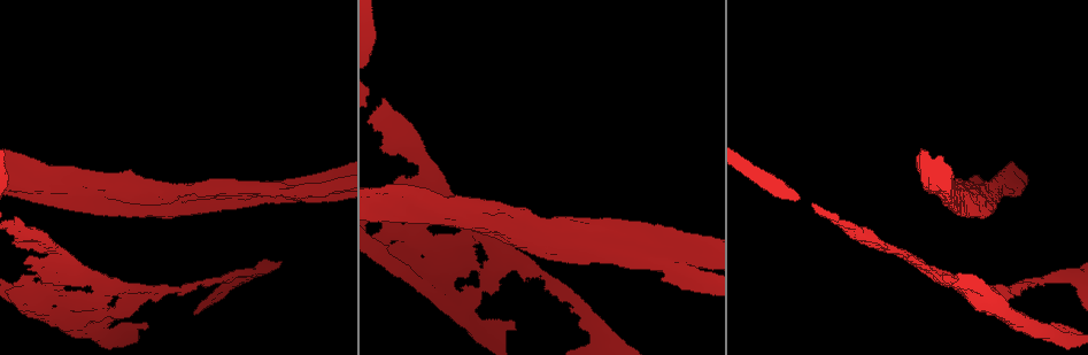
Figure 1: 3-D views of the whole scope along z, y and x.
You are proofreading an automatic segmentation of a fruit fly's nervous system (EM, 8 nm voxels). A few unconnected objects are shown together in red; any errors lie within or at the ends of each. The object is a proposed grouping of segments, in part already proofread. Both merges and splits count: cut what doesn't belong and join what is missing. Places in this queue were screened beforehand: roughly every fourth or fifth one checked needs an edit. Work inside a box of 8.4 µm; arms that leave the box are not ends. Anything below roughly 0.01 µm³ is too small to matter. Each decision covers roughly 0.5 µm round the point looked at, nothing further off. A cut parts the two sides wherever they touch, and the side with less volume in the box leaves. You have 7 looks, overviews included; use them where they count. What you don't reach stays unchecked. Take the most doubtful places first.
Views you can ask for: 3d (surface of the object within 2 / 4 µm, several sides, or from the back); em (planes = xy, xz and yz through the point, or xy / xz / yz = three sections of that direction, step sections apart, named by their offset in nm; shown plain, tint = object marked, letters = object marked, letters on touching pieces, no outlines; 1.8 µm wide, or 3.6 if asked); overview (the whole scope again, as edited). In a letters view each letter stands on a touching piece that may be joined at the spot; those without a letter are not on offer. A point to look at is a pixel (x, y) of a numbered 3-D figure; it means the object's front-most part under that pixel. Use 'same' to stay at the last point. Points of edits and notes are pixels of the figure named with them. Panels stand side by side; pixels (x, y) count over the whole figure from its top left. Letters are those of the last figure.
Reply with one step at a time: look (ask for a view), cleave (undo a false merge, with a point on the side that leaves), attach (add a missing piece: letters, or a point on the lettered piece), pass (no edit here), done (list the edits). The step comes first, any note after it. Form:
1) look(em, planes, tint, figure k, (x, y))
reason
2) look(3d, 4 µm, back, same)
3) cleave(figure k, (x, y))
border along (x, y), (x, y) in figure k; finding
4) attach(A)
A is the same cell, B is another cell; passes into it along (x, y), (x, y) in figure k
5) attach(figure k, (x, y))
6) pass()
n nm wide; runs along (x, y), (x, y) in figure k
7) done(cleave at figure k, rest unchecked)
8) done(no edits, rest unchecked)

look(em, planes, plain, figure 1, (456, 308))
abrupt turn

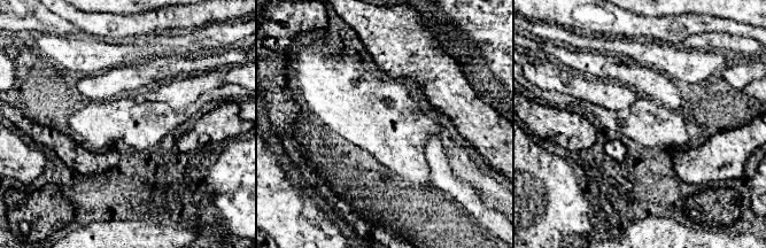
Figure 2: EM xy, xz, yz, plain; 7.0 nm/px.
look(em, planes, letters, same)

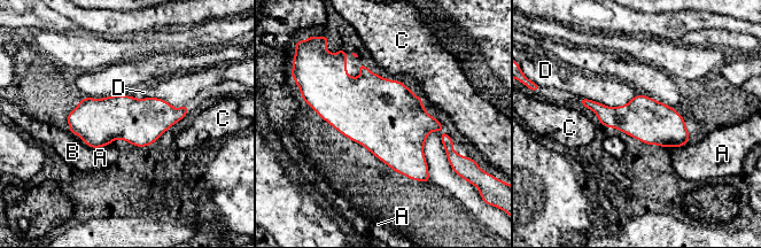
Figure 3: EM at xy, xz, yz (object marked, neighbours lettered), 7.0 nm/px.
pass()
A, B, C and D are other cells; border along (581, 97), (602, 102), (611, 108) in figure 3; one cell here

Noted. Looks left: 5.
look(3d, 4 µm, back, figure 1, (199, 283))
narrows sharply

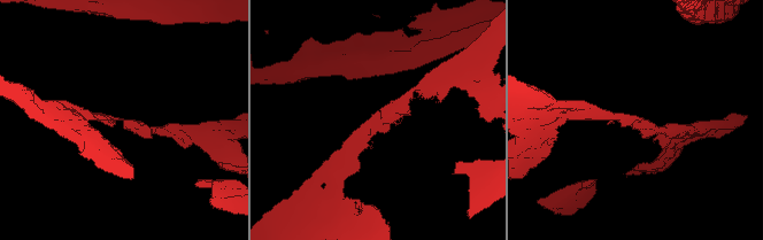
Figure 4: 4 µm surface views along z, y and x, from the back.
look(em, planes, tint, figure 4, (375, 120))
shape alone is not enough

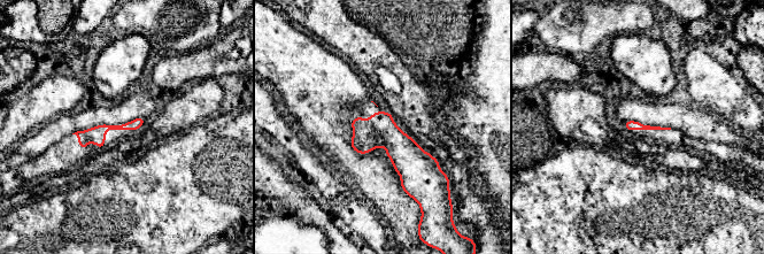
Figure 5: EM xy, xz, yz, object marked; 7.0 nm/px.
look(em, planes, letters, same)
what lies round it

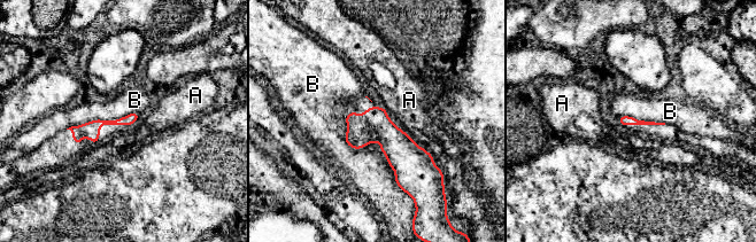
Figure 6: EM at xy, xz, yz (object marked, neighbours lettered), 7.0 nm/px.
pass()
A and B are other cells; border along (345, 115), (409, 195) in figure 6; one cell here

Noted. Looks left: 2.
done(no edits, rest unchecked)

